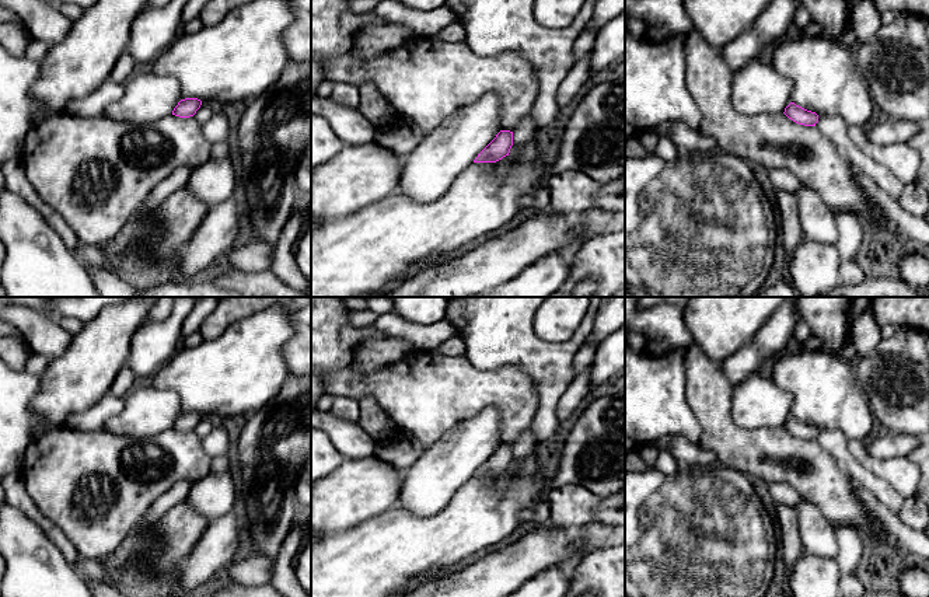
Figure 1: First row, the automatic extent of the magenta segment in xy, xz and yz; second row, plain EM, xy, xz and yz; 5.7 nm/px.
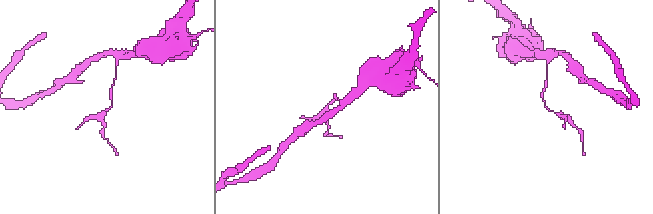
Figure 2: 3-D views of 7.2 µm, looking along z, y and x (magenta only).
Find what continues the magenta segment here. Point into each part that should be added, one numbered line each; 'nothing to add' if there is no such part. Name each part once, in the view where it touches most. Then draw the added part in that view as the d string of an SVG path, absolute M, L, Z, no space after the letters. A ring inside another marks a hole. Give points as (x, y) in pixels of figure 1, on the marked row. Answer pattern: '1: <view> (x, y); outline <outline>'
nothing to add

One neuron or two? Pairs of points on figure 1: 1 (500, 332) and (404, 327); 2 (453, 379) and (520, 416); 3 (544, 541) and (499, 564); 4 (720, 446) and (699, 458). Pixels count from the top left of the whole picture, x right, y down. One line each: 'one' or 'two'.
1: two
2: one
3: one
4: two

